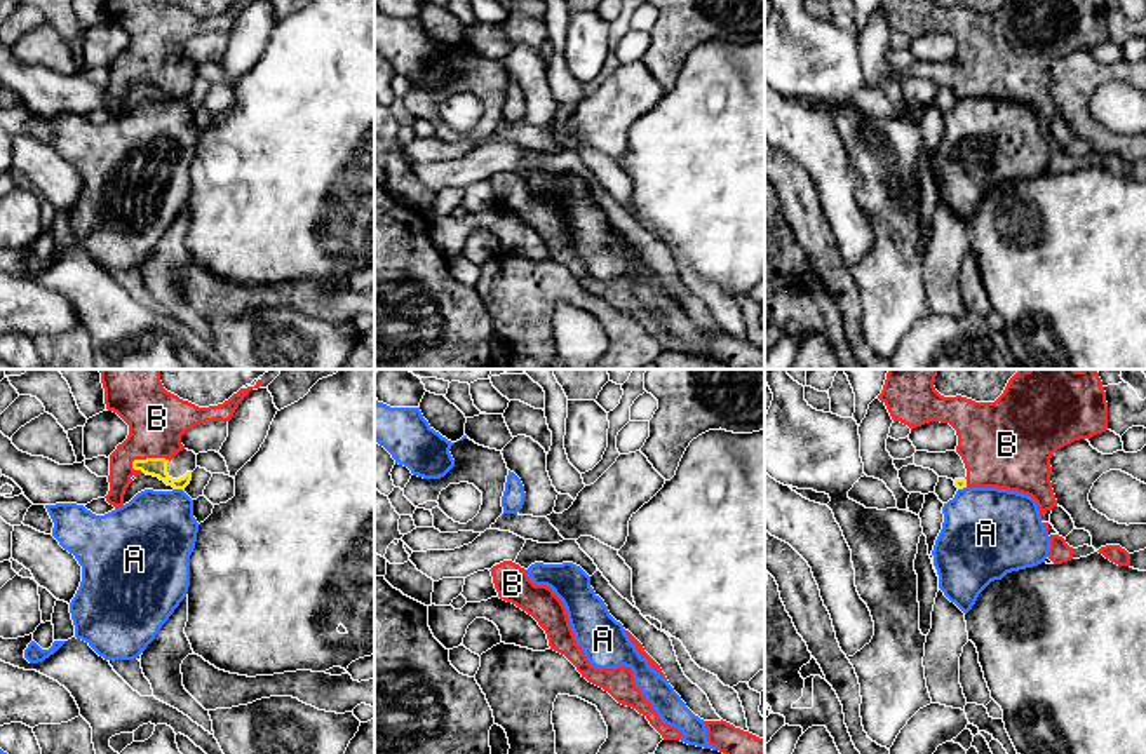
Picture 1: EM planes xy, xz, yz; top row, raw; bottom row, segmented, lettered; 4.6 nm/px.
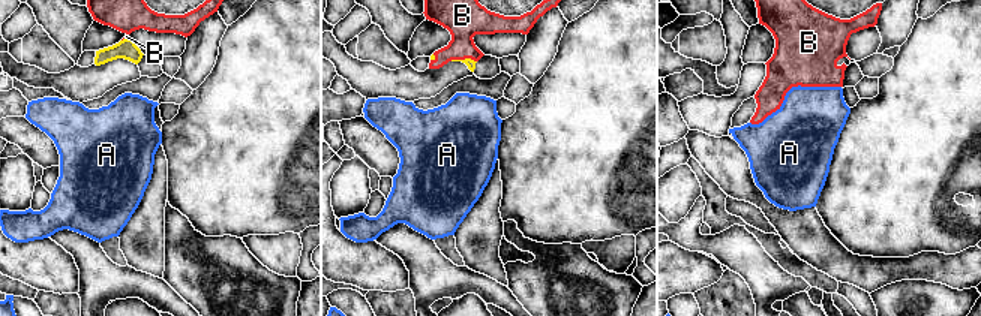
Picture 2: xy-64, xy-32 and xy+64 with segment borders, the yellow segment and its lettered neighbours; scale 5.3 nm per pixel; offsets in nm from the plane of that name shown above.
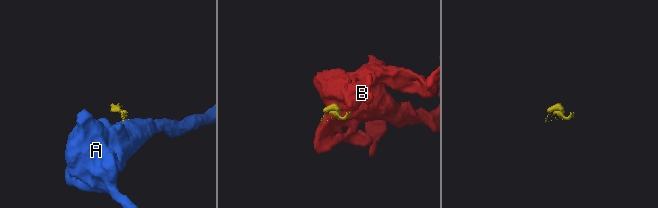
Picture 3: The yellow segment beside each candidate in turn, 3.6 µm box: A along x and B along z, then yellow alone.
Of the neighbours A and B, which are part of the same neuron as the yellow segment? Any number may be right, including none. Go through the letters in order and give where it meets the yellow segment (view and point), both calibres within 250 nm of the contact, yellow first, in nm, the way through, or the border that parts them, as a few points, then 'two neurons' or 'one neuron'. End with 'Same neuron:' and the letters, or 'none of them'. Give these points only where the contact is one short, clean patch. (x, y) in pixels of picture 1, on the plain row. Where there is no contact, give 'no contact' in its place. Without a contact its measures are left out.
A: xy (178, 98) | 90/380 nm | two neurons
B: xy (148, 68) | 90/280 nm | one neuron
Same neuron: B

